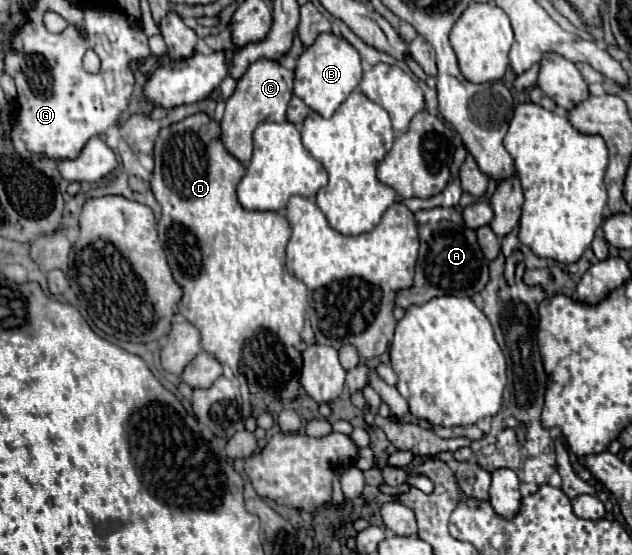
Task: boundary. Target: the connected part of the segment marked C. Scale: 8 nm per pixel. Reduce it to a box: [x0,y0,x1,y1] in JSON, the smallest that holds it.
[221,59,295,167]

